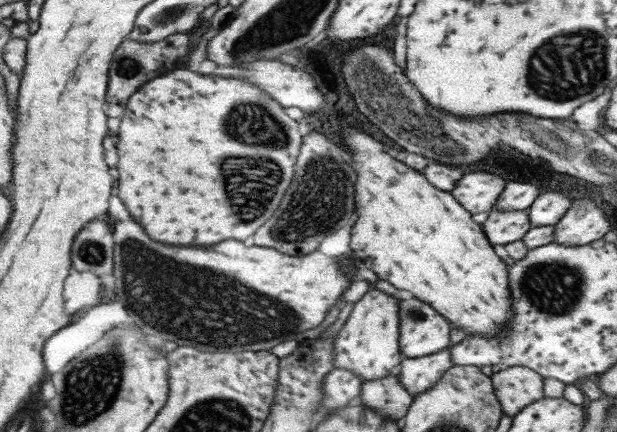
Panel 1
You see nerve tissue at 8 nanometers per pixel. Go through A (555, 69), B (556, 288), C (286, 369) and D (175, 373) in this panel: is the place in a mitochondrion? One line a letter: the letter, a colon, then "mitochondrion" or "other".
A: mitochondrion
B: mitochondrion
C: other
D: other

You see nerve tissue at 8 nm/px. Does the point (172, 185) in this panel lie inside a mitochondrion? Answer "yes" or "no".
no

